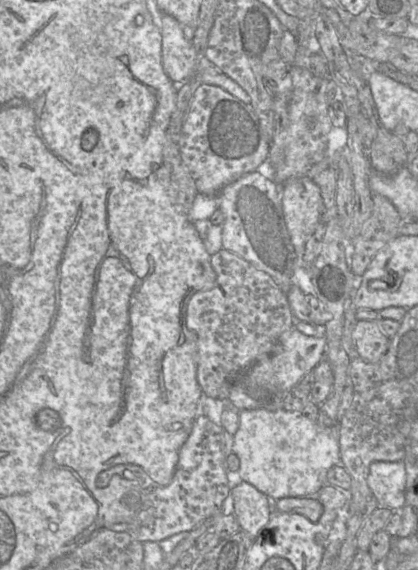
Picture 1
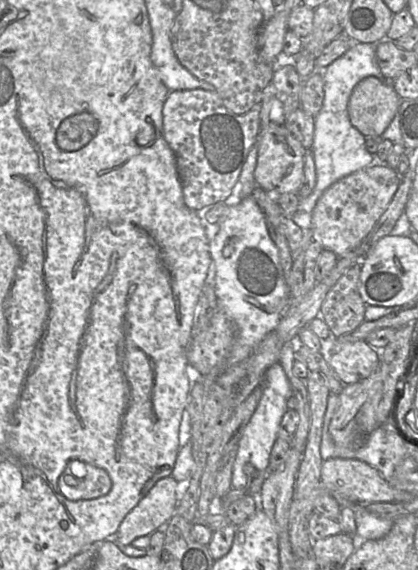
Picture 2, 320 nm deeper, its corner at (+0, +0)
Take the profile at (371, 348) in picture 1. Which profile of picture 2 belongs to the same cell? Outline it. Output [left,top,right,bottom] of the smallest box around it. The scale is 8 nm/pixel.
[329,340,379,385]

